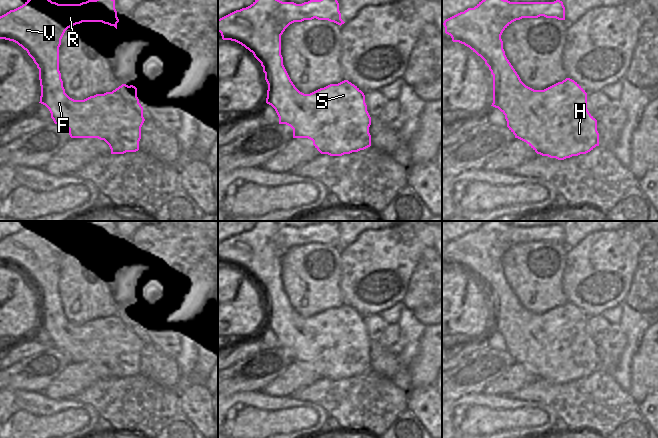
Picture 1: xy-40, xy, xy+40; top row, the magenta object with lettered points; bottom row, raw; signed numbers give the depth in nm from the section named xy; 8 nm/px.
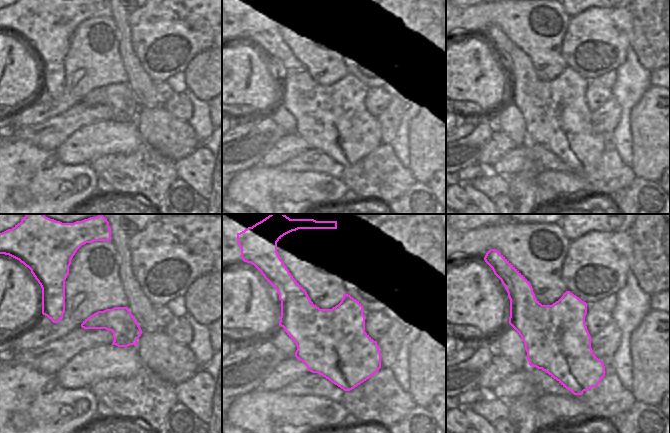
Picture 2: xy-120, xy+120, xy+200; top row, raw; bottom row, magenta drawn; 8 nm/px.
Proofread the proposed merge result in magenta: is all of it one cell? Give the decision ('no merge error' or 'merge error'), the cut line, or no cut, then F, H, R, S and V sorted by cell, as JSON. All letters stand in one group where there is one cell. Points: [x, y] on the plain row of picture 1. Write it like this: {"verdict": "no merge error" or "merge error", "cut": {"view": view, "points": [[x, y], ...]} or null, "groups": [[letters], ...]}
{"verdict": "no merge error", "cut": null, "groups": [["F", "H", "R", "S", "V"]]}

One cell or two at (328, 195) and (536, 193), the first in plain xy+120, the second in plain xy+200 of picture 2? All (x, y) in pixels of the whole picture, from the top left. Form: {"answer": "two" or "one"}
{"answer": "two"}

